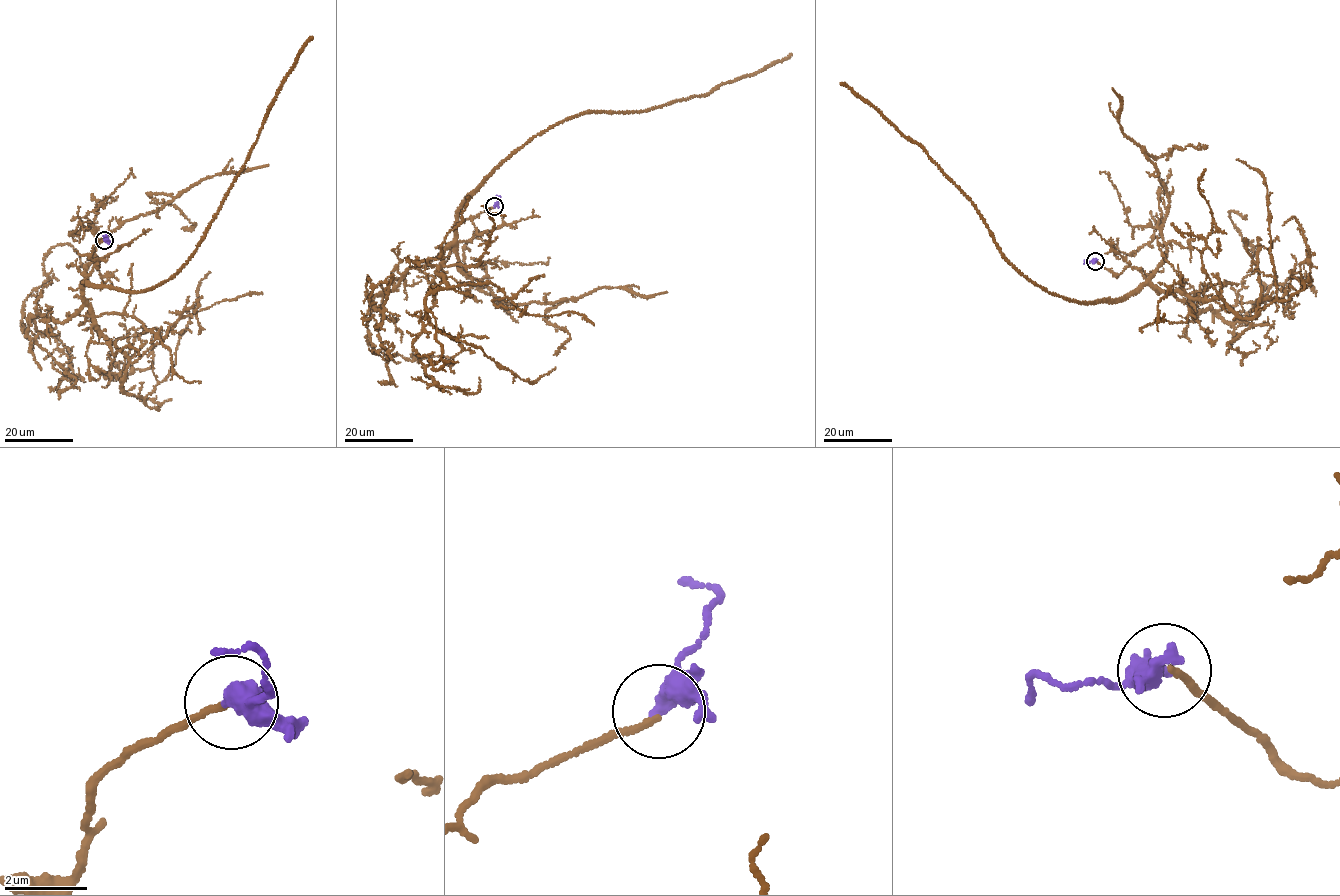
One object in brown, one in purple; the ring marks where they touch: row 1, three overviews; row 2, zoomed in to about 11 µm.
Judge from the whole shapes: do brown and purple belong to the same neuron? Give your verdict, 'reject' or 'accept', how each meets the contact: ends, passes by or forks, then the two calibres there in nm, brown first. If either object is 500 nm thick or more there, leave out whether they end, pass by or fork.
accept | brown ends | purple passes by | 130/400 nm

